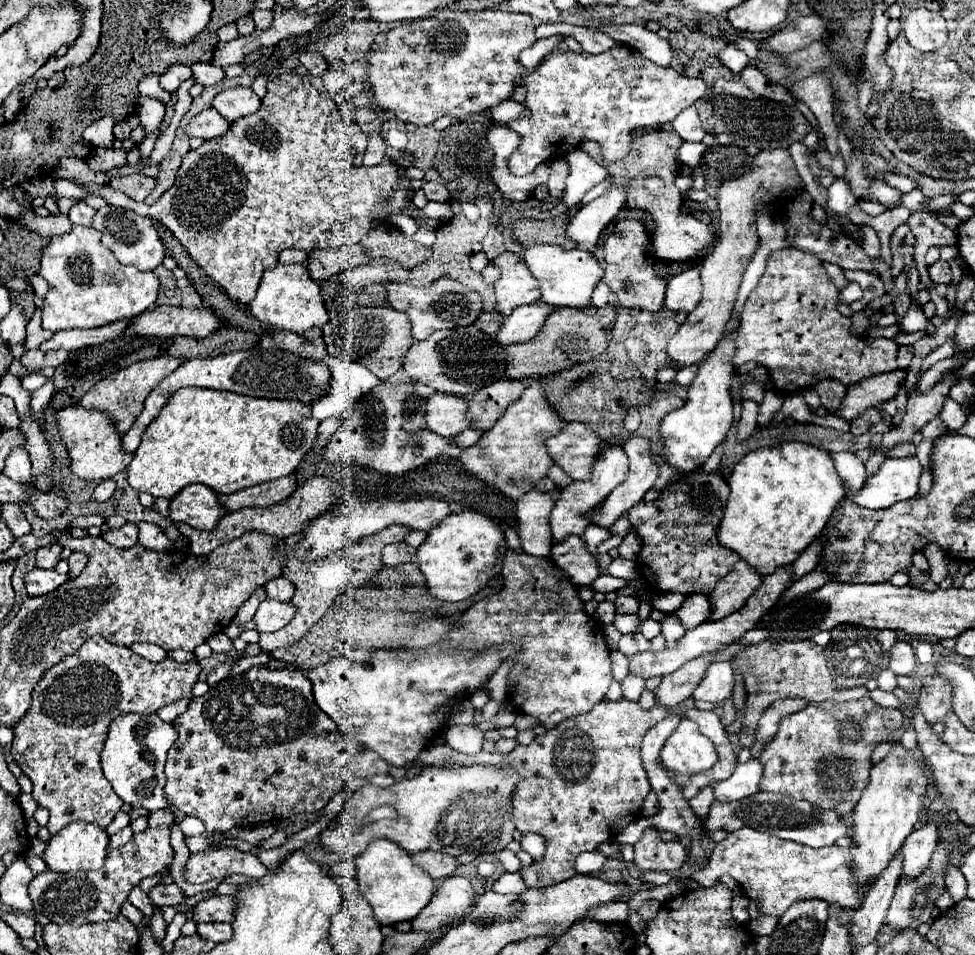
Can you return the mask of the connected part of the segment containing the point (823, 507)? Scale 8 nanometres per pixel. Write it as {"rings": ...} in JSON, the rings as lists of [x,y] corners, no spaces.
{"rings":[[[784,442],[778,446],[758,448],[748,452],[730,472],[730,498],[724,510],[724,520],[718,528],[720,544],[738,552],[762,576],[772,574],[778,566],[792,564],[800,552],[824,530],[828,516],[844,496],[842,482],[834,470],[832,454],[804,442]]]}

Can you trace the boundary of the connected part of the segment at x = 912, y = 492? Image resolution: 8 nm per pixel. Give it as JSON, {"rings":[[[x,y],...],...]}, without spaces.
{"rings":[[[916,456],[908,458],[888,458],[876,476],[872,476],[860,492],[850,496],[850,500],[864,508],[888,508],[900,500],[916,496],[918,482],[922,476],[922,464]]]}

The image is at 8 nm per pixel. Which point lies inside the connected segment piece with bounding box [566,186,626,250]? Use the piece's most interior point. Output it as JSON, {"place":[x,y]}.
{"place":[583,229]}

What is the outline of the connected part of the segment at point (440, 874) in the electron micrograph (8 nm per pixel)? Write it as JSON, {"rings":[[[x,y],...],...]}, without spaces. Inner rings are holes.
{"rings":[[[432,850],[414,854],[412,856],[412,862],[414,864],[420,864],[420,868],[424,868],[424,872],[430,872],[430,876],[434,880],[452,876],[452,872],[456,868],[456,858],[454,856],[440,854],[440,852],[432,852]]]}

